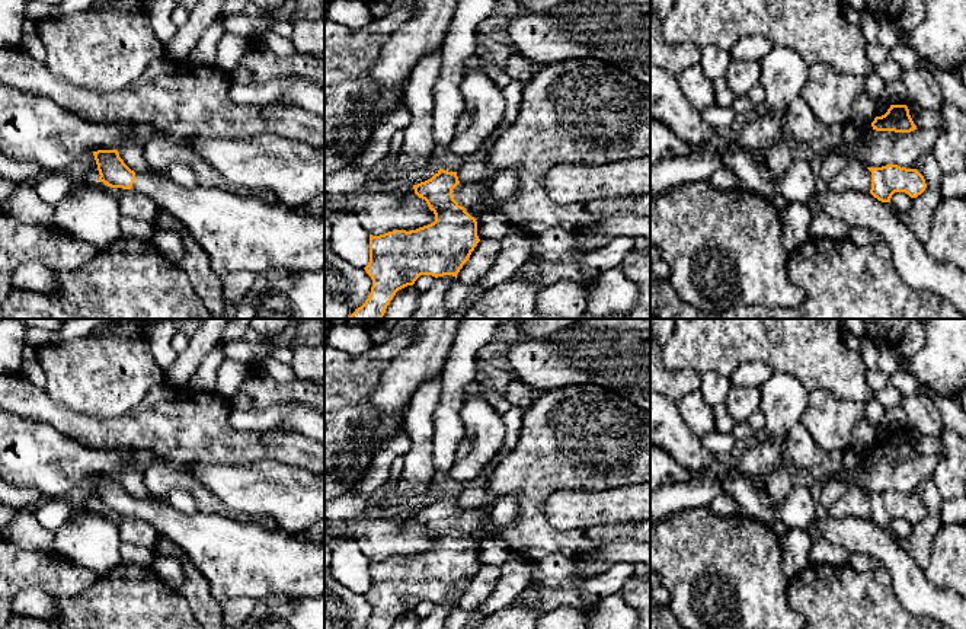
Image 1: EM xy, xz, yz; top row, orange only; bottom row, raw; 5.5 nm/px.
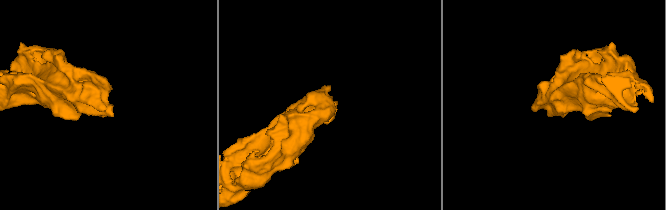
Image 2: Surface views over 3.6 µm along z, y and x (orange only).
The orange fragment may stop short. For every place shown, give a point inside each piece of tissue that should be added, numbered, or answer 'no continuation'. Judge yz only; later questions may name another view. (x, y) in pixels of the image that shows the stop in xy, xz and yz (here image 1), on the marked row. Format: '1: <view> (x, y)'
1: yz (853, 176)

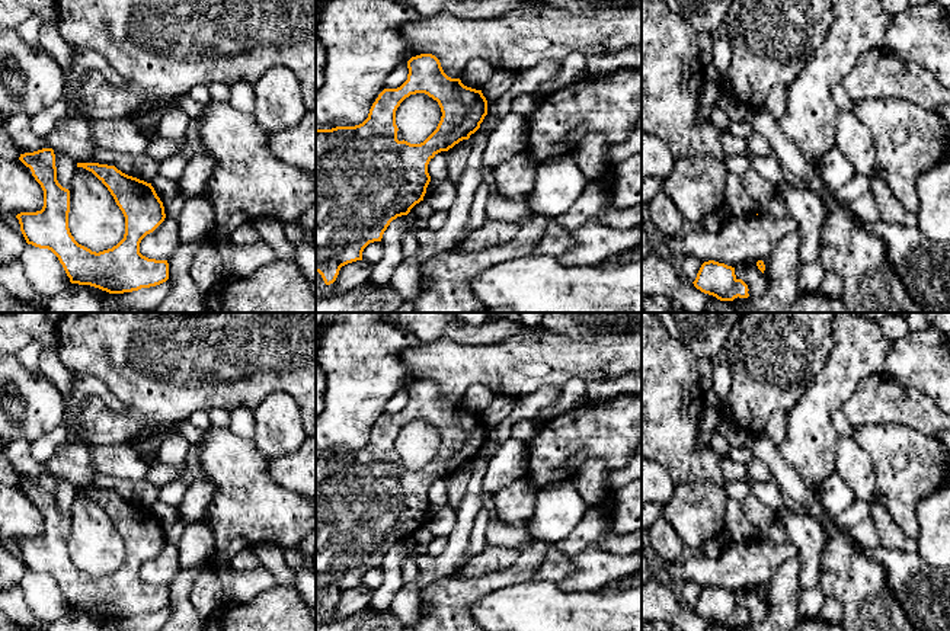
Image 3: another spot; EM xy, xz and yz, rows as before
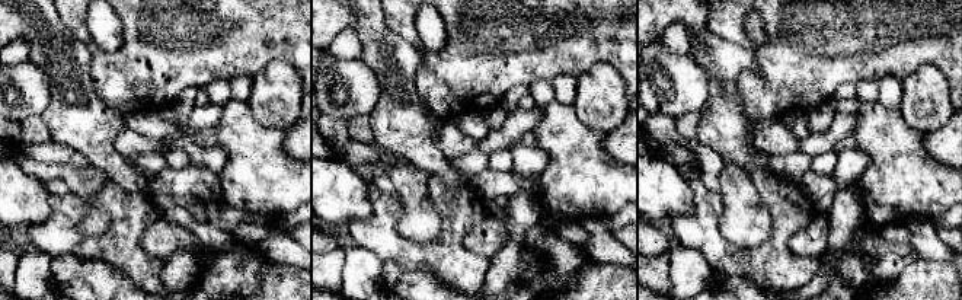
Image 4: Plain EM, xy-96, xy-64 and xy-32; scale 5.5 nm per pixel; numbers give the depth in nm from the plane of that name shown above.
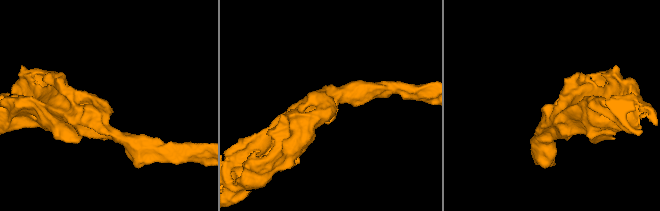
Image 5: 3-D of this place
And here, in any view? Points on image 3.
no continuation

